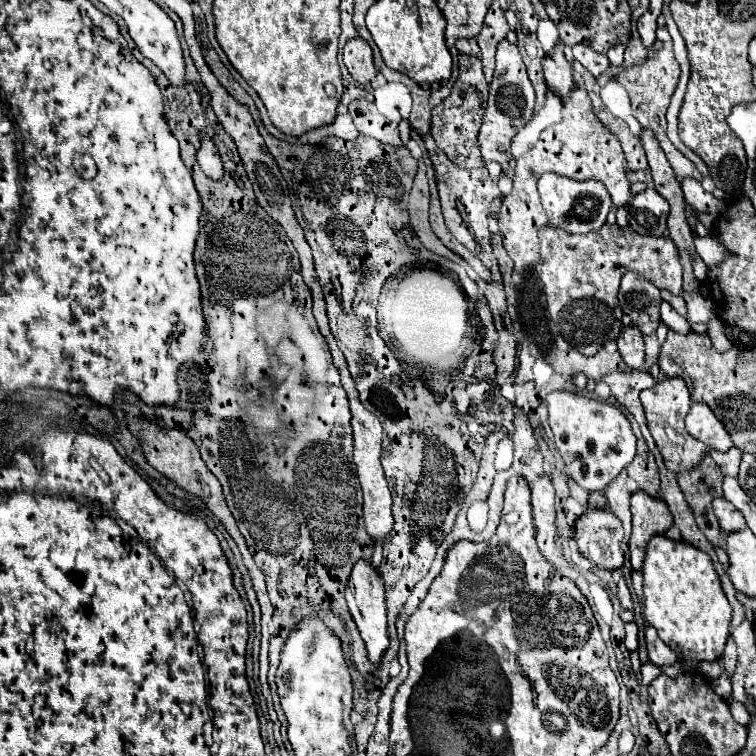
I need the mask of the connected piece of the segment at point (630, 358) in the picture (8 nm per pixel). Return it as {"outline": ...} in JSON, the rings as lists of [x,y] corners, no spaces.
{"outline":[[[636,326],[622,328],[616,344],[618,344],[618,350],[620,350],[624,362],[630,368],[634,368],[634,370],[644,368],[644,364],[646,364],[646,360],[644,360],[644,356],[646,356],[644,354],[644,340],[642,340],[642,334]]]}

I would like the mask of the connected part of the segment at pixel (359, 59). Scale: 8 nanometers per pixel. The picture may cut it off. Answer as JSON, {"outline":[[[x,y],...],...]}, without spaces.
{"outline":[[[358,36],[348,40],[342,56],[344,56],[344,64],[350,72],[350,76],[358,84],[370,84],[374,80],[376,68],[372,64],[372,48],[368,46],[368,42],[360,40]]]}

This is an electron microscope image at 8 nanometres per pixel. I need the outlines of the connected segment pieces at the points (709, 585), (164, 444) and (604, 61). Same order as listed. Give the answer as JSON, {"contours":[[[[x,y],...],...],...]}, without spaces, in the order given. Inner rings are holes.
{"contours":[[[[654,536],[648,542],[644,566],[644,618],[648,624],[652,624],[658,632],[658,636],[676,652],[682,660],[718,660],[724,652],[726,638],[730,634],[730,620],[732,620],[732,608],[726,600],[726,594],[722,592],[720,578],[712,566],[712,560],[706,552],[694,548],[686,540],[674,542],[666,536]]],[[[126,406],[124,410],[126,410],[126,416],[128,416],[130,432],[132,432],[134,436],[138,436],[140,442],[142,442],[142,446],[144,446],[144,454],[146,454],[148,464],[150,464],[152,468],[156,468],[162,476],[166,476],[172,484],[176,484],[176,486],[182,488],[184,492],[188,492],[188,494],[200,498],[204,504],[208,504],[210,512],[220,520],[220,524],[226,528],[226,532],[228,532],[228,534],[234,538],[234,542],[238,544],[240,554],[242,554],[242,558],[244,558],[244,564],[246,564],[246,568],[248,568],[248,572],[250,572],[252,586],[254,586],[254,592],[256,592],[256,596],[258,596],[258,602],[270,600],[270,598],[268,598],[268,592],[266,592],[266,584],[264,584],[264,574],[262,574],[260,568],[254,564],[252,554],[248,552],[246,542],[244,542],[244,538],[242,538],[242,534],[240,534],[240,530],[238,530],[238,526],[236,526],[236,520],[234,520],[234,516],[230,514],[230,510],[228,510],[228,506],[226,506],[226,500],[224,500],[224,494],[222,494],[222,486],[220,486],[220,482],[216,480],[216,476],[214,476],[214,474],[206,468],[206,464],[202,462],[196,444],[194,444],[184,432],[180,432],[180,430],[164,432],[164,430],[156,428],[154,424],[142,422],[138,408],[134,408],[134,406]]],[[[576,44],[576,46],[572,46],[572,52],[574,52],[574,58],[576,58],[594,78],[602,76],[602,74],[606,72],[606,68],[610,66],[610,62],[608,62],[608,58],[606,58],[604,54],[594,52],[594,50],[588,48],[586,44]]]]}

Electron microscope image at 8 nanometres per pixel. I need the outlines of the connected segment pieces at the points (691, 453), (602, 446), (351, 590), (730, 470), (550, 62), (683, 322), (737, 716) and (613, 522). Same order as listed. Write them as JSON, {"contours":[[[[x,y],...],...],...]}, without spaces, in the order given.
{"contours":[[[[664,378],[662,382],[658,382],[654,388],[642,390],[640,392],[640,400],[646,412],[646,420],[648,420],[648,428],[652,432],[652,438],[664,458],[664,464],[670,472],[690,472],[692,468],[696,468],[704,454],[708,452],[708,448],[704,444],[700,444],[696,438],[688,436],[686,426],[684,426],[684,418],[692,406],[692,398],[688,392],[688,386],[682,378]]],[[[552,392],[548,396],[548,414],[566,472],[584,490],[604,490],[612,478],[632,462],[636,454],[636,436],[626,416],[616,406],[572,392]]],[[[364,558],[356,560],[352,574],[348,578],[346,586],[346,602],[350,608],[350,614],[360,630],[360,636],[366,642],[368,656],[374,664],[380,662],[384,650],[388,648],[388,634],[386,634],[386,592],[384,592],[384,580],[382,574]]],[[[732,446],[728,452],[716,452],[716,450],[710,450],[712,460],[720,466],[720,470],[722,470],[726,476],[738,476],[740,454],[742,454],[742,450],[736,448],[736,446]]],[[[562,46],[554,48],[554,54],[544,58],[542,62],[544,66],[544,78],[546,78],[546,86],[558,96],[558,98],[568,98],[574,90],[574,70],[572,64],[564,58]]],[[[662,302],[662,308],[660,308],[660,320],[670,328],[670,330],[676,330],[678,334],[692,334],[692,328],[688,324],[688,320],[684,316],[680,316],[668,302]]],[[[730,697],[727,702],[734,720],[739,724],[747,726],[750,721],[750,714],[746,707],[742,703],[734,700],[732,697]]],[[[588,508],[574,522],[574,540],[584,558],[594,562],[604,570],[622,568],[622,538],[624,528],[618,516],[614,516],[608,508]]]]}

